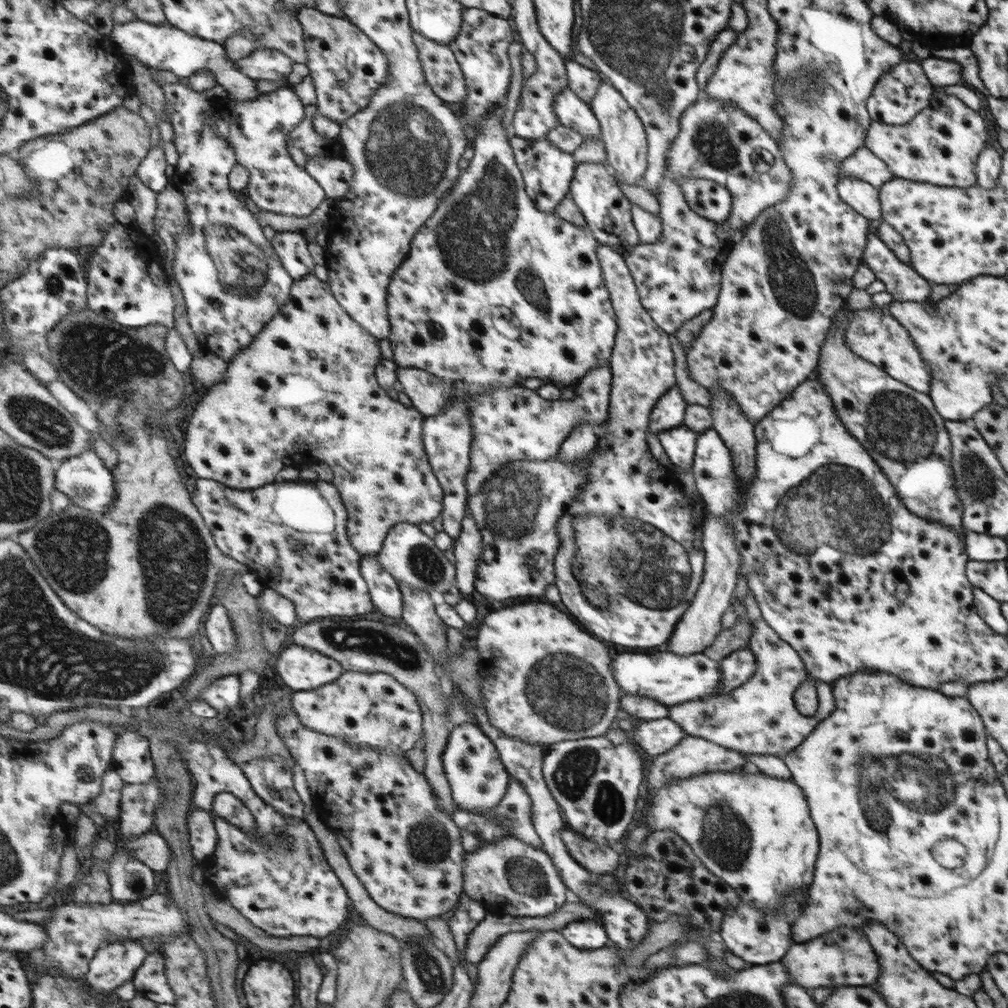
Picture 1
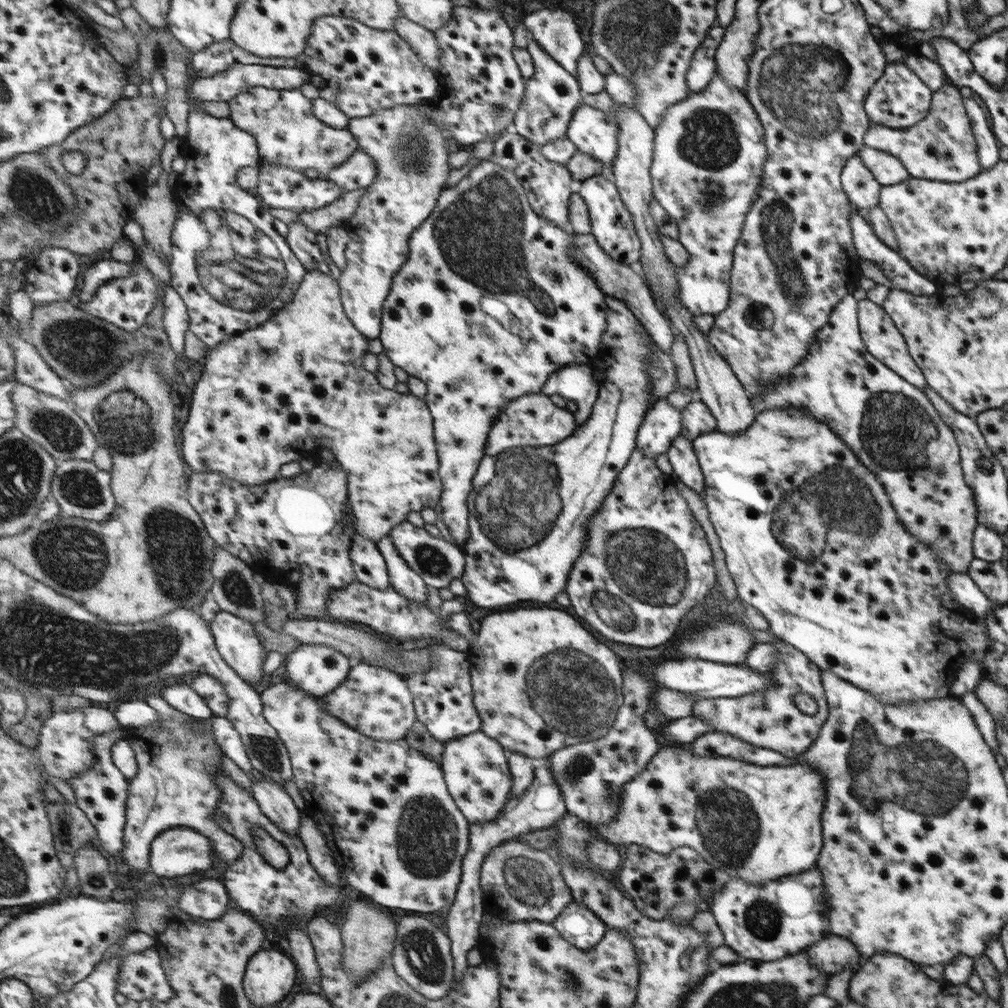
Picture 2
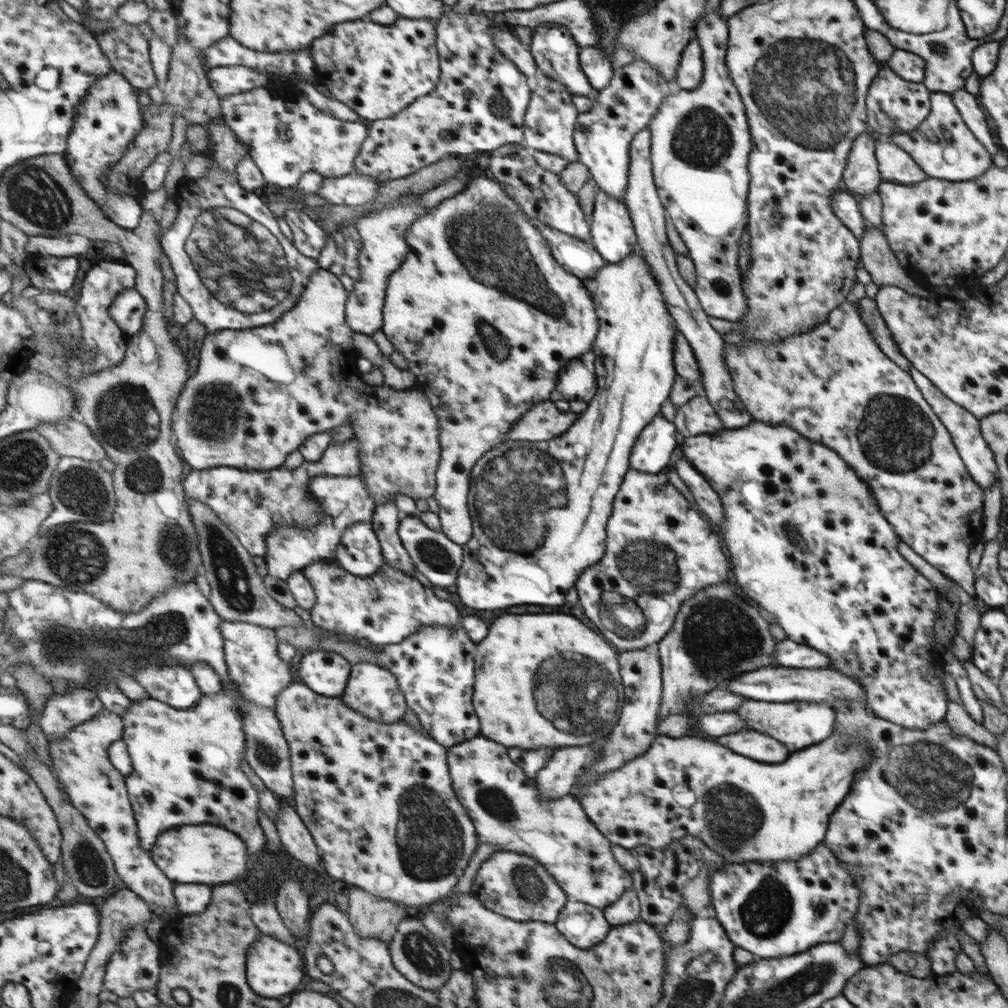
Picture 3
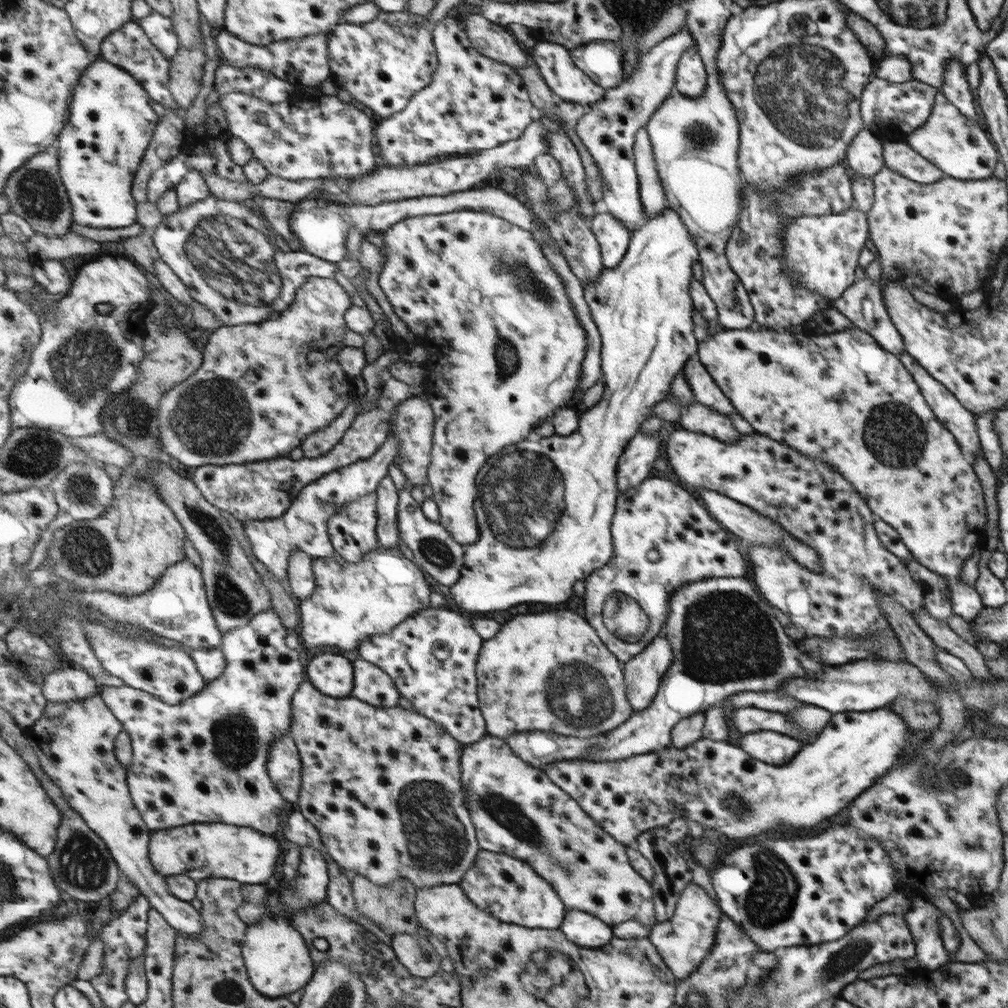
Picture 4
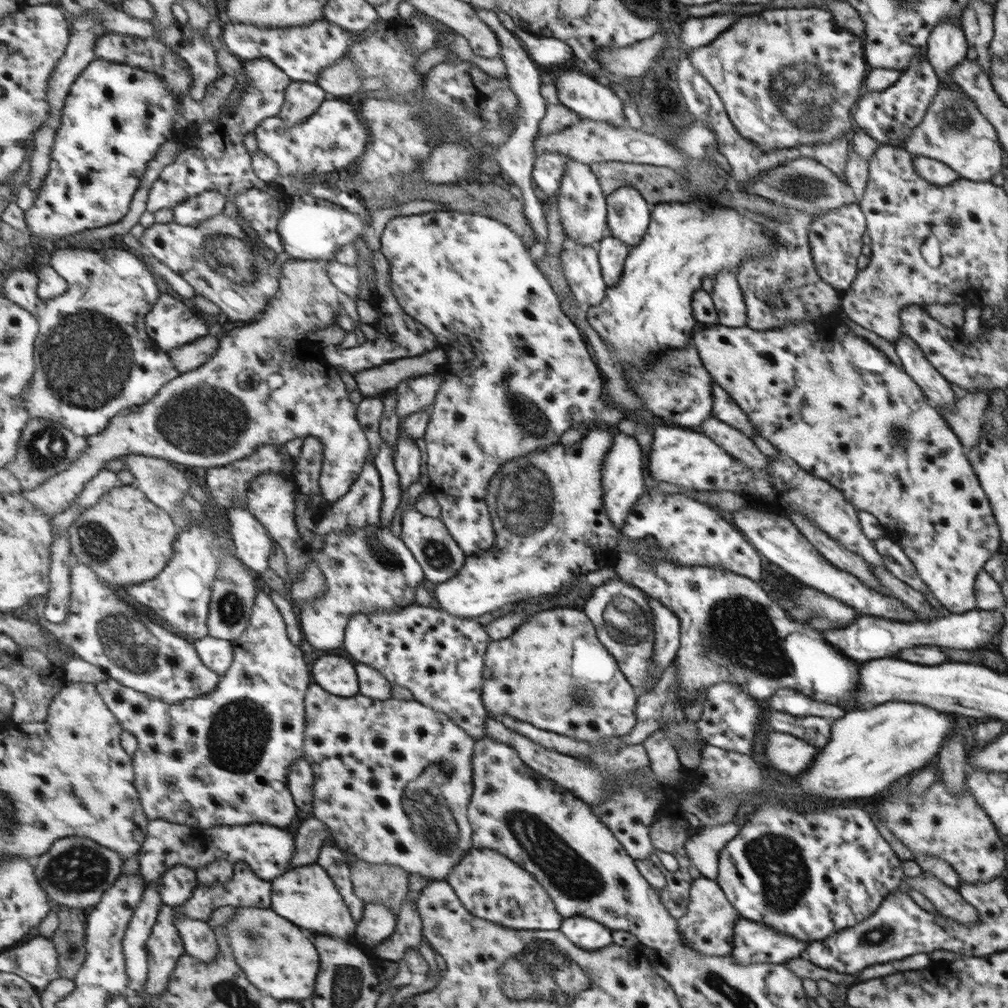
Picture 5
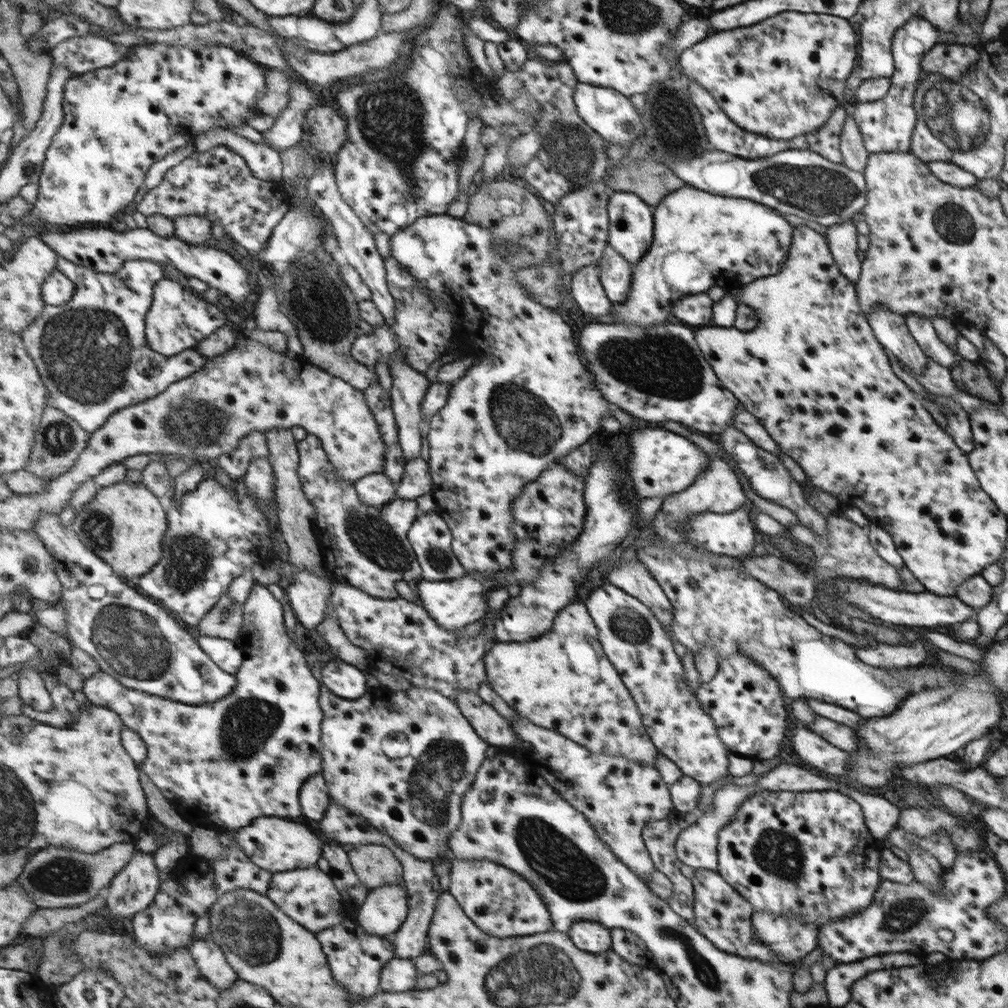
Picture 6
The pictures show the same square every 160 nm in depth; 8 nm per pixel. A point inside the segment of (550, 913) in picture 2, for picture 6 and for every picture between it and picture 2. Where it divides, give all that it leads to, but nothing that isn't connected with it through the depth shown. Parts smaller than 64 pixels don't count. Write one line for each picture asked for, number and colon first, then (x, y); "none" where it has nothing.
3: (517, 886)
4: (510, 889)
5: (486, 881)
6: (500, 902)

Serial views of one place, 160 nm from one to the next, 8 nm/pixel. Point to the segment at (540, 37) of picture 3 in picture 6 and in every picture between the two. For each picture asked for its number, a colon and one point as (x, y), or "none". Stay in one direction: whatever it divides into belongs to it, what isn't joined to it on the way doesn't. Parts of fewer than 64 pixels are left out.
4: (563, 78)
5: (591, 99)
6: (610, 114)

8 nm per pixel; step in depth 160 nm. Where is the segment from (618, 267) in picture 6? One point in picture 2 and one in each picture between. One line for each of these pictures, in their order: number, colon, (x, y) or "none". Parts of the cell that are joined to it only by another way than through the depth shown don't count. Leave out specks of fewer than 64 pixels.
2: (610, 223)
3: (611, 233)
4: (612, 237)
5: (611, 253)

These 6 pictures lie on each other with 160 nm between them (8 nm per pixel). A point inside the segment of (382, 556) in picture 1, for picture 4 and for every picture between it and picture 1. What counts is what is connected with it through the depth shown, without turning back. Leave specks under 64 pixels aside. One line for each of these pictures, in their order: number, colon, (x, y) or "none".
2: (439, 562)
3: (439, 559)
4: (435, 550)

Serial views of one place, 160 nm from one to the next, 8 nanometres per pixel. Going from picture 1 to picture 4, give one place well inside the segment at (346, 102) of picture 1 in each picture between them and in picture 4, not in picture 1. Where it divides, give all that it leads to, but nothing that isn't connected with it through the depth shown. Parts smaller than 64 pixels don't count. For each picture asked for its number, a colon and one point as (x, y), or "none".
2: (363, 70)
3: (378, 70)
4: (383, 63)

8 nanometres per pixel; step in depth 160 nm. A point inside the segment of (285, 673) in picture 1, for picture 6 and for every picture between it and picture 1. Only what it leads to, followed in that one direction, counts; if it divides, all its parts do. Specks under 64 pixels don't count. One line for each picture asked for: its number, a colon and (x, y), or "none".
2: (318, 669)
3: (328, 673)
4: (333, 674)
5: (335, 673)
6: (348, 681)

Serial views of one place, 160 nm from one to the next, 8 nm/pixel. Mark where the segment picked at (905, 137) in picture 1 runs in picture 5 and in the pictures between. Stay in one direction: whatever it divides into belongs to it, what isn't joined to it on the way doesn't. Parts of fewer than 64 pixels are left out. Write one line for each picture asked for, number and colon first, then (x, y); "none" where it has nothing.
2: (941, 147)
3: (942, 145)
4: (959, 146)
5: (952, 130)

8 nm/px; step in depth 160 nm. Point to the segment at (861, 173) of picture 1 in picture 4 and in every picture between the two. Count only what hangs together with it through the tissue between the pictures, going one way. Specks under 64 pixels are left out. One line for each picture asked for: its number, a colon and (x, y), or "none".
2: (887, 170)
3: (894, 164)
4: (900, 157)

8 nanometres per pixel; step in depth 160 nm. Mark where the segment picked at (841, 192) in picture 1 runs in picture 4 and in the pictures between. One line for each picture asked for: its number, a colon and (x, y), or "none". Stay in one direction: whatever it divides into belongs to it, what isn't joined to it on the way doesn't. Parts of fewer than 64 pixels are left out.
2: (863, 191)
3: (861, 176)
4: (864, 158)

